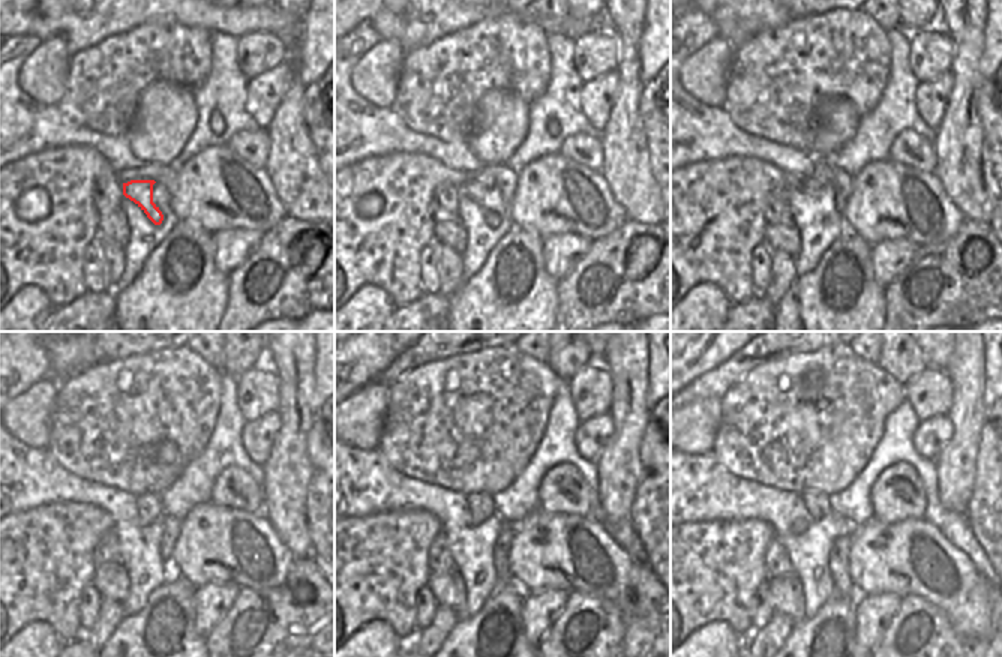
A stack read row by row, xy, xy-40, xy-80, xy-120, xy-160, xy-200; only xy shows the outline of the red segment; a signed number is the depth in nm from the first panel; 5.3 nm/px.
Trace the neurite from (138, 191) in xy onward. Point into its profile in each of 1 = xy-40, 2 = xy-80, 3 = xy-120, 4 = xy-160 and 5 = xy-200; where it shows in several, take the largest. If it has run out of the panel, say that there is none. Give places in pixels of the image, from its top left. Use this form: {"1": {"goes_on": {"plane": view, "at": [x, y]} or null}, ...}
{"1": {"goes_on": {"plane": "xy-40", "at": [476, 191]}}, "2": {"goes_on": {"plane": "xy-80", "at": [821, 176]}}, "3": {"goes_on": {"plane": "xy-120", "at": [149, 507]}}, "4": {"goes_on": {"plane": "xy-160", "at": [480, 504]}}, "5": {"goes_on": {"plane": "xy-200", "at": [816, 503]}}}

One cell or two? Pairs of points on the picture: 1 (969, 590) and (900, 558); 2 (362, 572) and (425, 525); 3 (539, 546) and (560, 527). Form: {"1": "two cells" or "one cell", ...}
{"1": "one cell", "2": "one cell", "3": "one cell"}

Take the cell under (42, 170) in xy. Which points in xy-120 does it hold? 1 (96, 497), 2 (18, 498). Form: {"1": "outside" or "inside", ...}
{"1": "outside", "2": "outside"}

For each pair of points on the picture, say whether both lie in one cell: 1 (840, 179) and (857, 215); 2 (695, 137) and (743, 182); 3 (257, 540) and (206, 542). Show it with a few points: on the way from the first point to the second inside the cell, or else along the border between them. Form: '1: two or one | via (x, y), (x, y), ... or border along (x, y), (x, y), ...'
1: two | border along (852, 177), (852, 192), (842, 215)
2: two | border along (755, 158), (731, 156), (686, 165)
3: one | via (245, 542), (218, 542)

